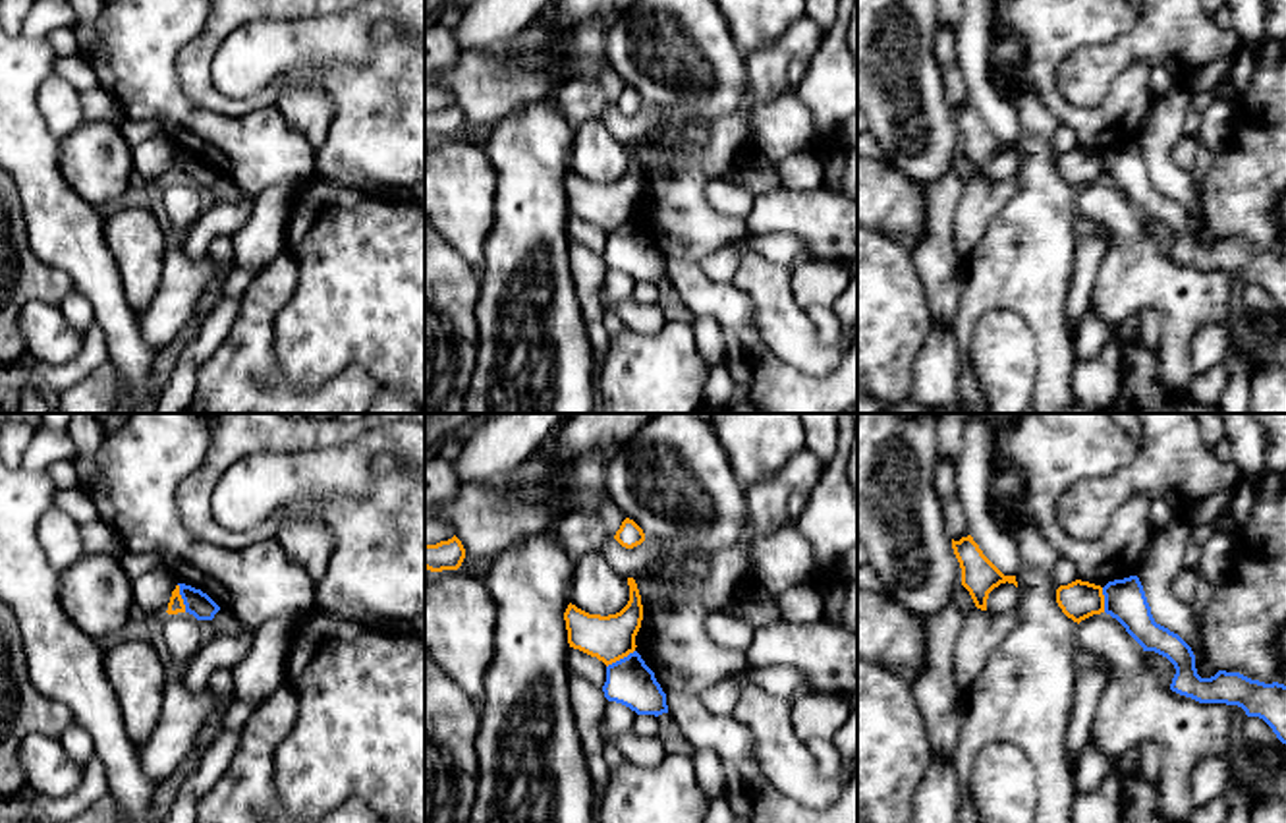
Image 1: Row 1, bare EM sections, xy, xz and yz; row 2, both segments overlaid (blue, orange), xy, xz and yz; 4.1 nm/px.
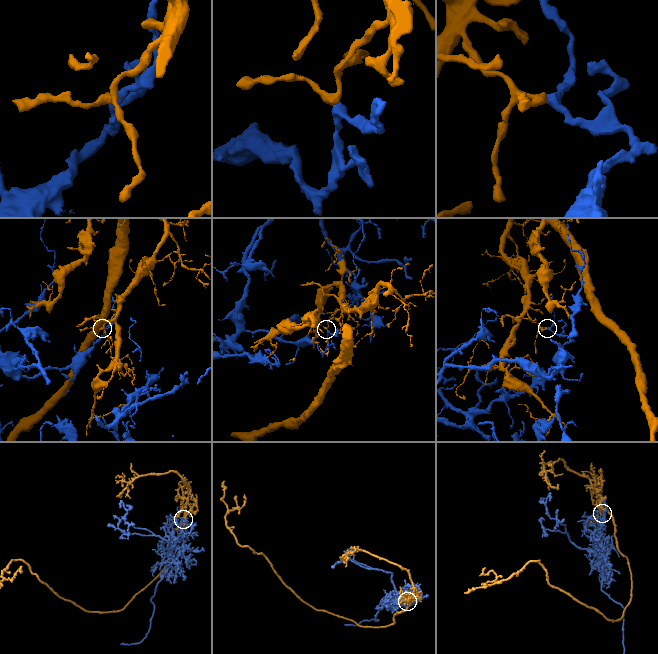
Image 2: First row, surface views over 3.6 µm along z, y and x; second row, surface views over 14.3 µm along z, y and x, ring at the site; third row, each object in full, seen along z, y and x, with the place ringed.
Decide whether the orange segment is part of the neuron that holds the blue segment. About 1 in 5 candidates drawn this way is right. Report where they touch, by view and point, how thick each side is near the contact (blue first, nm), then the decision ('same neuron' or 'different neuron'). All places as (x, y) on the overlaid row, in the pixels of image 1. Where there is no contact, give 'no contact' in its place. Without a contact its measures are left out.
xz (620, 659) | 190/190 nm | different neuron

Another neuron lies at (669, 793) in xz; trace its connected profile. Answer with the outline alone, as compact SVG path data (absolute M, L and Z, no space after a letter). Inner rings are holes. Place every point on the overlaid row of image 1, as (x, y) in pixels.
M670 753L651 769L635 763L612 769L597 823L703 823L709 804L693 759Z

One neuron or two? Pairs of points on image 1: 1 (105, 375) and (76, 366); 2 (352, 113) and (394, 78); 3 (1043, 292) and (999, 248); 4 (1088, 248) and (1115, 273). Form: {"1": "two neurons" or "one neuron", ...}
{"1": "two neurons", "2": "one neuron", "3": "one neuron", "4": "two neurons"}

